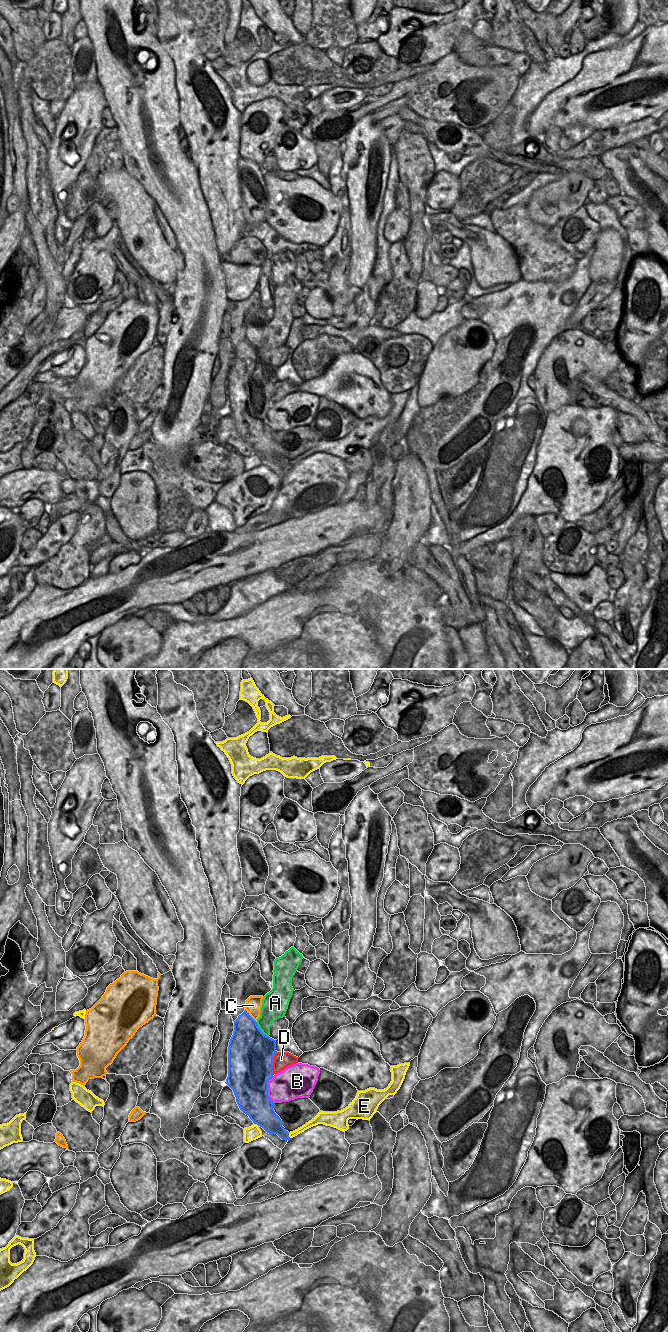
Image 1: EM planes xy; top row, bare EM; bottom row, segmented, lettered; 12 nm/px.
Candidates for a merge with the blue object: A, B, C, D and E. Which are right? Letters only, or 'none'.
none

